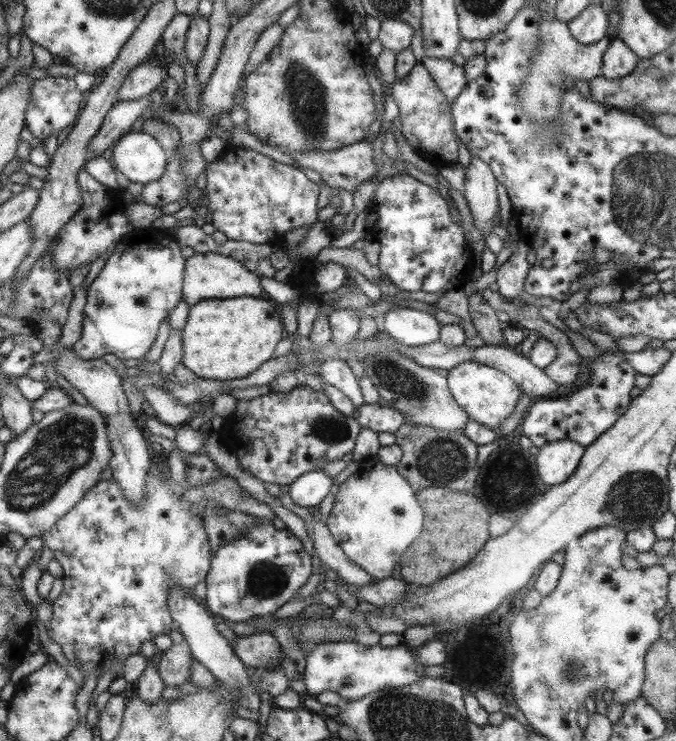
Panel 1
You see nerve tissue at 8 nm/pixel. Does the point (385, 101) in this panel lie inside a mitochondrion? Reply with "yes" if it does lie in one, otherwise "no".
no

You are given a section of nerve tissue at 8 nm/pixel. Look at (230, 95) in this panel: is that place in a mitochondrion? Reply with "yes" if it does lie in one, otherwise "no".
no

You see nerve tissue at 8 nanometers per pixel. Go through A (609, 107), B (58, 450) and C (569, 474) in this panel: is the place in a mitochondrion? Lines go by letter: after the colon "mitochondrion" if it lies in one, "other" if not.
A: other
B: mitochondrion
C: other

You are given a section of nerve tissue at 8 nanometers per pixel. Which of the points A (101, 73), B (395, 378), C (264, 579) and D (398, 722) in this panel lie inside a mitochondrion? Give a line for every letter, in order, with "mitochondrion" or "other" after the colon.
A: other
B: mitochondrion
C: mitochondrion
D: mitochondrion

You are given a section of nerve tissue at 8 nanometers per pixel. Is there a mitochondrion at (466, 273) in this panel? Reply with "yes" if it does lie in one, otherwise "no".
no

